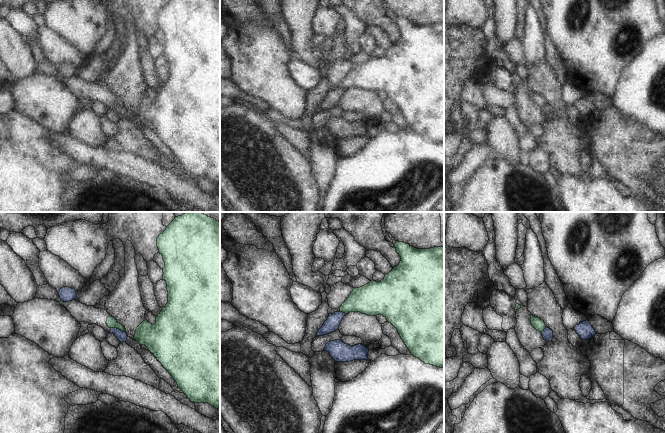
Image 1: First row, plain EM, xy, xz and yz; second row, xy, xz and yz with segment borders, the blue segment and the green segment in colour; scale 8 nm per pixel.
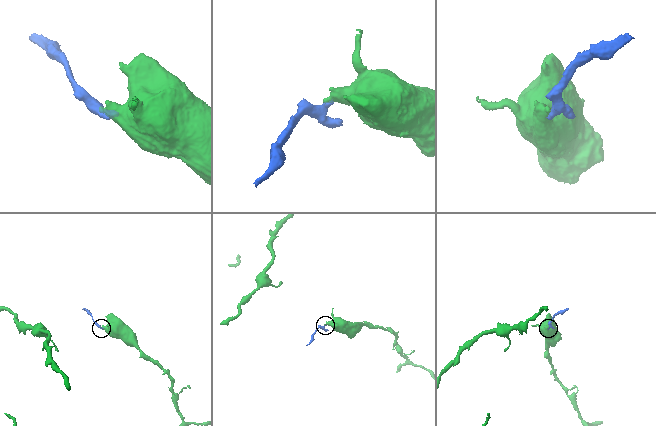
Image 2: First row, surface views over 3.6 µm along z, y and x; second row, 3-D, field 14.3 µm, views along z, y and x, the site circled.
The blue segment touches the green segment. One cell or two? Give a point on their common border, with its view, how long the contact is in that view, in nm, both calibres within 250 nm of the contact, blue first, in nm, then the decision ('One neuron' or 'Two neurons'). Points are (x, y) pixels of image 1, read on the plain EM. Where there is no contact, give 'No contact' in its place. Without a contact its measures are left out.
Touches blue at xy (118, 105). Shared border 130 nm. Thickness 80 nm (blue) against 90 nm. Two neurons.

